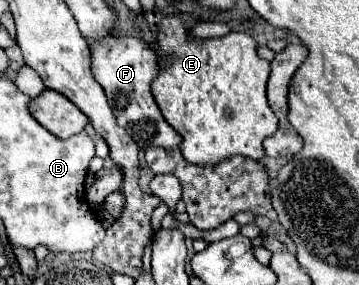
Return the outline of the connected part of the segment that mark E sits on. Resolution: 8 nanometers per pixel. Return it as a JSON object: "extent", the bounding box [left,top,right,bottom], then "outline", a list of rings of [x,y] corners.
{"extent":[153,17,277,165],"outline":[[[165,17],[159,27],[159,63],[161,73],[153,81],[155,101],[167,119],[167,123],[183,137],[179,149],[183,157],[193,165],[217,165],[233,155],[245,155],[259,161],[263,151],[263,139],[277,131],[277,117],[269,109],[265,85],[269,77],[269,61],[259,59],[257,43],[247,33],[227,33],[219,39],[195,41],[179,17]]]}

